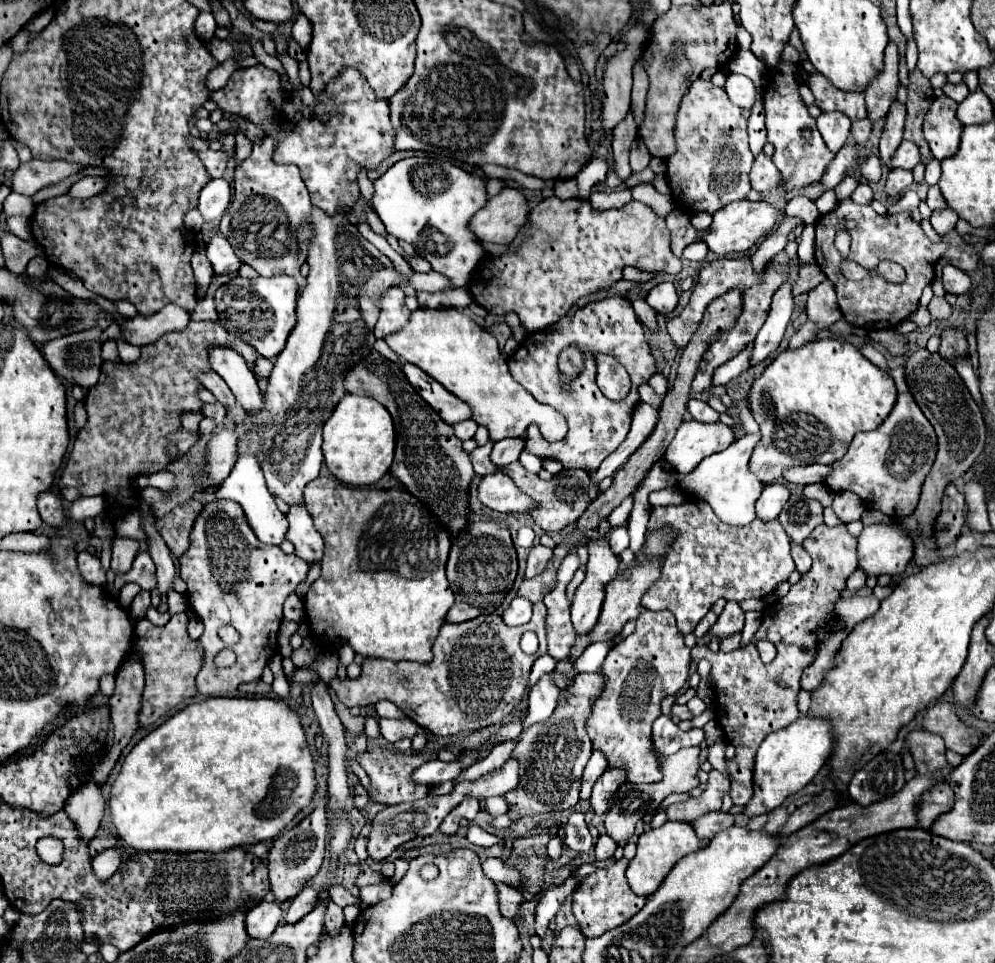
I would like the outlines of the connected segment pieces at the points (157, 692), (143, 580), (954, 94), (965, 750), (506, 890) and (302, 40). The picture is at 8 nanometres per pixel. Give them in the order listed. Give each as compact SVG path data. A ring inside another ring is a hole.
M177 613L171 617L171 621L163 627L153 625L149 619L141 619L135 625L133 641L131 641L131 655L139 655L145 669L145 691L143 691L143 703L139 711L139 725L149 727L155 723L161 715L169 713L173 707L183 703L185 699L193 697L197 693L195 689L195 677L203 667L205 651L199 645L199 641L189 639L187 633L187 613Z
M139 551L139 553L137 553L131 571L115 577L113 582L114 590L120 591L123 585L129 583L129 581L141 585L141 589L147 589L147 591L151 591L151 589L157 585L155 563L153 563L153 559L151 559L151 555L149 555L147 551Z
M961 81L961 83L945 83L945 85L943 85L943 93L945 93L947 97L951 97L953 101L961 103L961 101L967 97L969 89L967 89L967 85L965 85L963 81Z
M947 703L927 709L923 717L923 729L943 737L945 747L963 757L967 757L977 745L973 731L955 715L953 707Z
M495 883L497 895L499 895L499 911L503 917L517 919L519 905L523 903L523 895L519 889L507 885L507 883Z
M299 15L293 23L293 39L303 47L307 49L309 47L309 41L311 41L311 23L305 15Z

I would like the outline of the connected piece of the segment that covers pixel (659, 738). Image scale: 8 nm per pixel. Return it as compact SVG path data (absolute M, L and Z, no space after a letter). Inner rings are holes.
M661 715L653 723L653 735L655 735L655 751L661 757L673 755L675 751L691 745L701 745L703 731L701 728L692 728L691 731L681 731L673 721L671 715Z

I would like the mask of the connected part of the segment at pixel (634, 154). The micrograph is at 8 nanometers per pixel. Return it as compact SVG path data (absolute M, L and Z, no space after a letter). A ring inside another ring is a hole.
M635 139L631 145L631 169L633 171L645 169L649 165L649 159L651 159L651 155L649 155L647 147L641 143L641 139Z

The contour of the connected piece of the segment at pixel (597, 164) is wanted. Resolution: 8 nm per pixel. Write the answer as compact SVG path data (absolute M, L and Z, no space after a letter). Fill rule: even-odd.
M593 157L575 177L575 181L579 183L579 197L581 199L589 199L591 195L591 187L595 183L603 183L605 175L607 175L607 159L605 157Z

